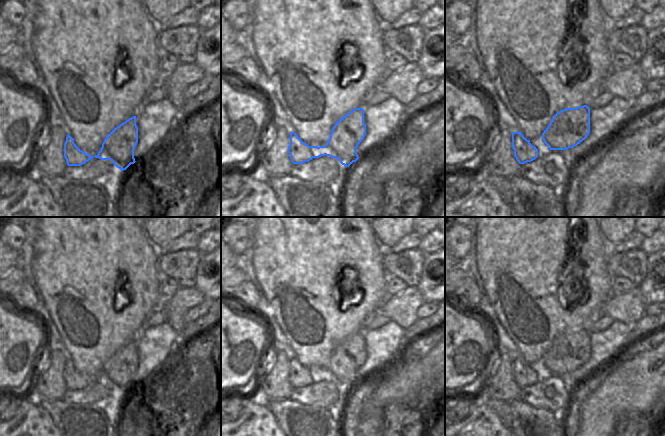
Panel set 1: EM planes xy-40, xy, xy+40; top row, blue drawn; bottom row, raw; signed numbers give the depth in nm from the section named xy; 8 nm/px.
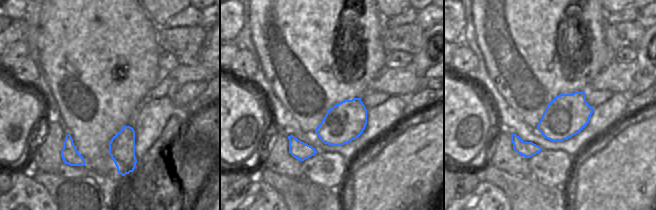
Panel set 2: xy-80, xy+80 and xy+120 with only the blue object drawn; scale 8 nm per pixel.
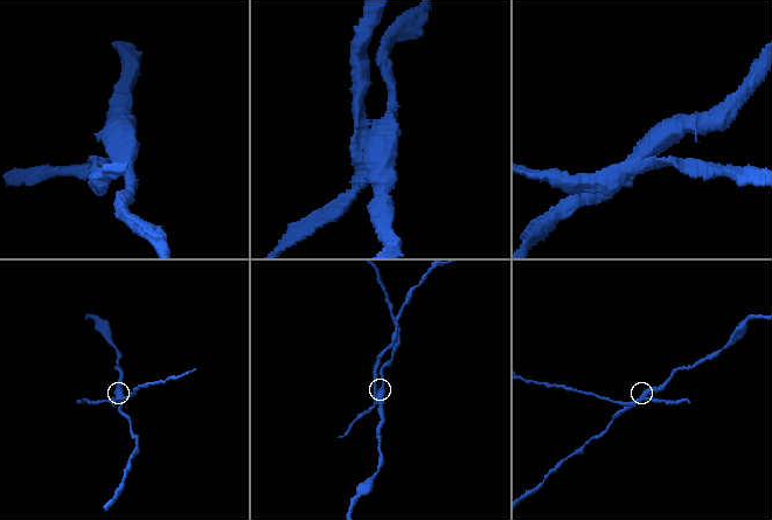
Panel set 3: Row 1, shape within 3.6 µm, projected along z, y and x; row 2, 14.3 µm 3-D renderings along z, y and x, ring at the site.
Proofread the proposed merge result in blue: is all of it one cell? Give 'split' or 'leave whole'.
split

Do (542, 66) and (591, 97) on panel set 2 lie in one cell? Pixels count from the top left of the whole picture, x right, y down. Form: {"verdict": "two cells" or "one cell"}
{"verdict": "two cells"}

